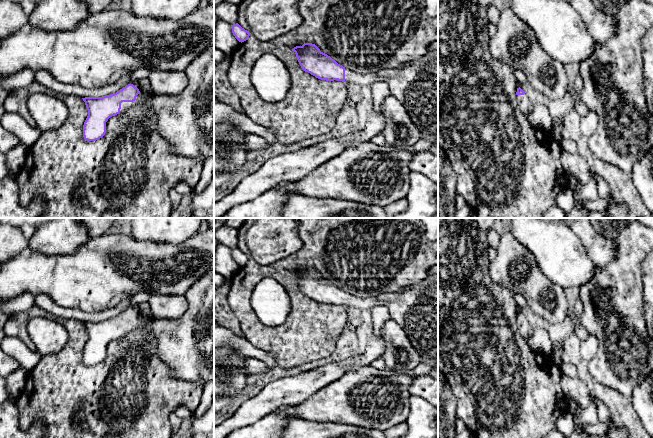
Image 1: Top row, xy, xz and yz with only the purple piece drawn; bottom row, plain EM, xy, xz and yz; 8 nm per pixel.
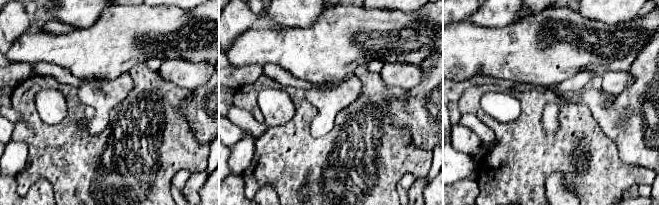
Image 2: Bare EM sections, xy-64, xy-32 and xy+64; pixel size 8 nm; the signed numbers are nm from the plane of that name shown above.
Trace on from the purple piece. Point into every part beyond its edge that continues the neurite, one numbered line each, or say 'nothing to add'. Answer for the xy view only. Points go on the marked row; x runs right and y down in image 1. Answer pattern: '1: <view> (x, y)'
1: xy (186, 121)

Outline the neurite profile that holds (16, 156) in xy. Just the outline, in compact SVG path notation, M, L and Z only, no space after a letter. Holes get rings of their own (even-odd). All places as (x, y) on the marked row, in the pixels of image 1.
M24 145L17 146L4 154L8 167L11 172L18 173L23 165L27 155L27 148Z

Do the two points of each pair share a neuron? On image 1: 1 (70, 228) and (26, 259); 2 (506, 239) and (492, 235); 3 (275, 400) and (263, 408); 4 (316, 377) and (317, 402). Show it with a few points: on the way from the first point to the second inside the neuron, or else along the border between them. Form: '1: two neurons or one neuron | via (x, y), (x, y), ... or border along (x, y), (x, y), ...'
1: two neurons | border along (27, 247), (39, 250), (47, 255), (62, 255)
2: two neurons | border along (501, 234), (499, 244), (495, 249)
3: one neuron | via (272, 400), (266, 405)
4: two neurons | border along (338, 379), (319, 388), (297, 403)

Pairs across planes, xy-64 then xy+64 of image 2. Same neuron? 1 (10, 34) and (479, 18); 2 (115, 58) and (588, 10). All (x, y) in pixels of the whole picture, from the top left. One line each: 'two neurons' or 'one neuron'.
1: two neurons
2: two neurons

